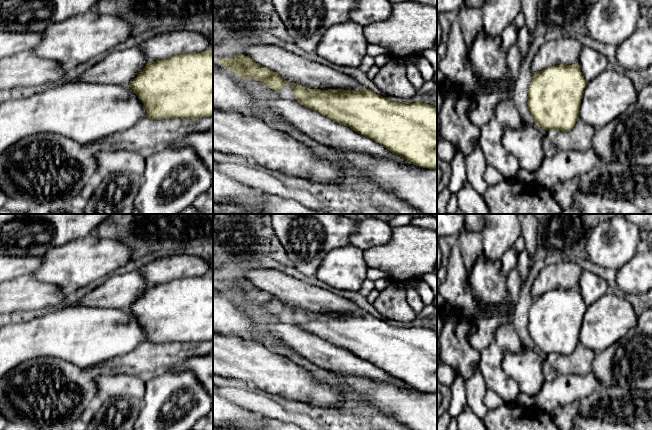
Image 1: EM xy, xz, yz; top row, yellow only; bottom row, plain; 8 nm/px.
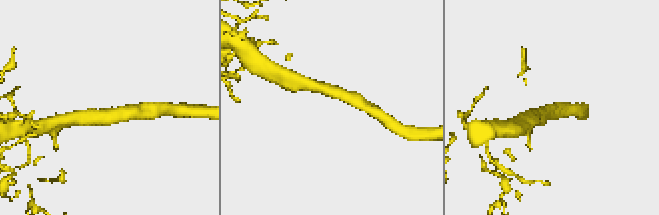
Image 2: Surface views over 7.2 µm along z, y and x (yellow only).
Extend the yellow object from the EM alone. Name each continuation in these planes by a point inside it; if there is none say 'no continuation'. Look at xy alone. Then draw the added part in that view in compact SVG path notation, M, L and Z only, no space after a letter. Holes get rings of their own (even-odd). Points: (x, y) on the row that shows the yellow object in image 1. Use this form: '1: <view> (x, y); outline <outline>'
1: xy (119, 66); outline M138 46L114 50L71 82L127 85L137 77L147 63L146 57Z

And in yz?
1: yz (592, 63); outline M588 46L582 47L578 64L587 82L597 77L609 65L607 58L602 53Z

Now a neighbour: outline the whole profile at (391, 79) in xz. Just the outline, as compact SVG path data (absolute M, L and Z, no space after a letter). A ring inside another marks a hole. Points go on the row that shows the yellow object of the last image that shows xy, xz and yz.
M393 56L380 68L373 82L384 93L403 99L414 97L418 92L406 76L404 62Z

